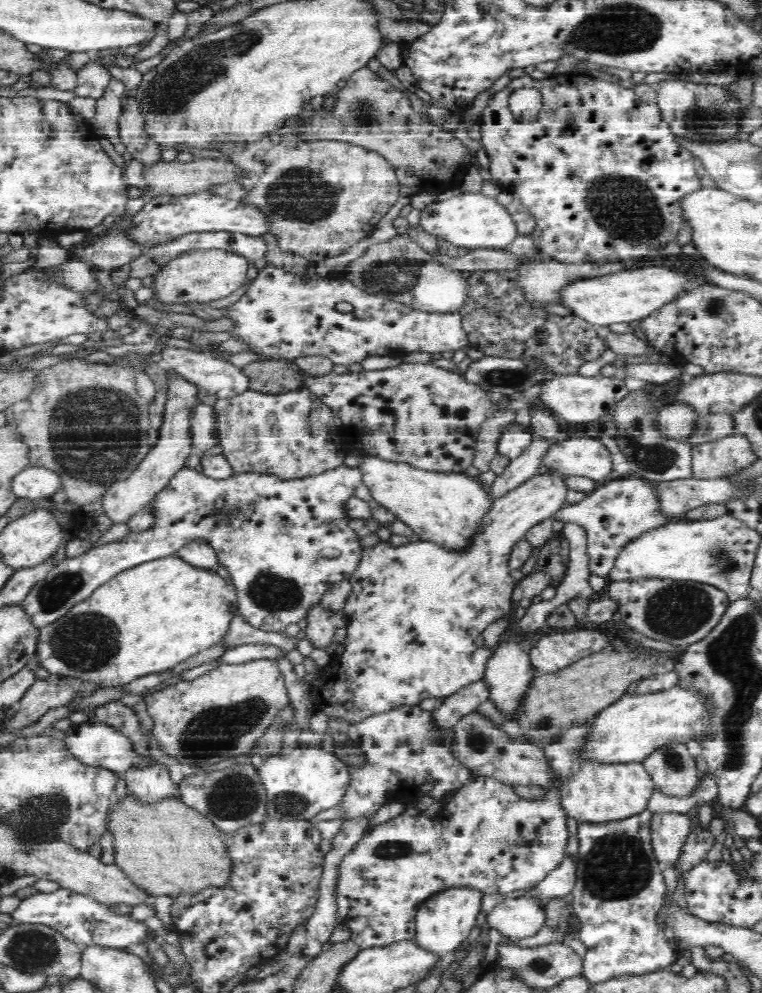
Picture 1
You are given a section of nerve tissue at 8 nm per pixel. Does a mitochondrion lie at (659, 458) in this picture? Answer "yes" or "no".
yes

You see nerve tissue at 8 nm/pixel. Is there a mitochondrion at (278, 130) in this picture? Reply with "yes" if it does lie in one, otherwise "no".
no

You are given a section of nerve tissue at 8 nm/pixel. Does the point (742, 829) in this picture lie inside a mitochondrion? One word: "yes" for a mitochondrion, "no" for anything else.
no

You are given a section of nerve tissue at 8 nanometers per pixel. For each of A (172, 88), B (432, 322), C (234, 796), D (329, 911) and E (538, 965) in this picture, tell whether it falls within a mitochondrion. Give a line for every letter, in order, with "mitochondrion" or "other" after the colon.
A: mitochondrion
B: other
C: mitochondrion
D: other
E: mitochondrion

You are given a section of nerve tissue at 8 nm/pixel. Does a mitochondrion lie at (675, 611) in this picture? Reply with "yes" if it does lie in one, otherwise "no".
yes

